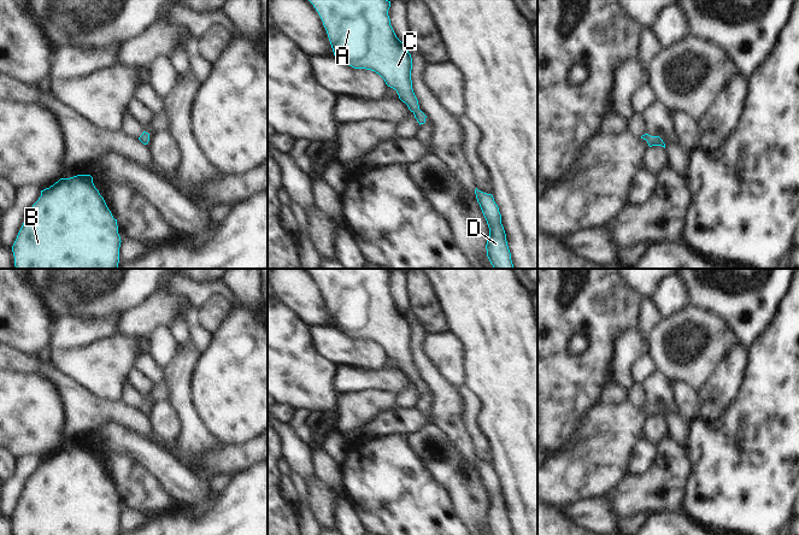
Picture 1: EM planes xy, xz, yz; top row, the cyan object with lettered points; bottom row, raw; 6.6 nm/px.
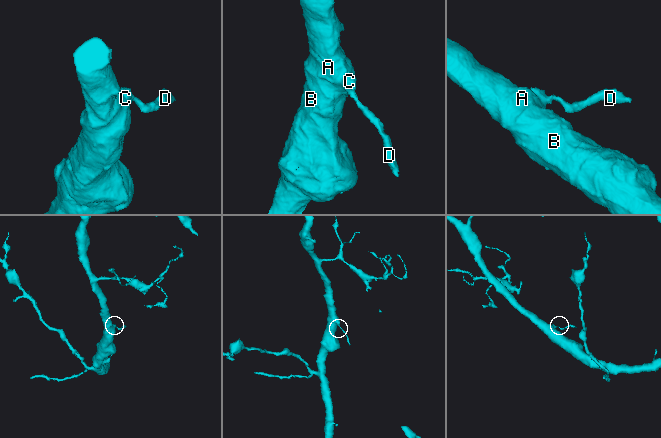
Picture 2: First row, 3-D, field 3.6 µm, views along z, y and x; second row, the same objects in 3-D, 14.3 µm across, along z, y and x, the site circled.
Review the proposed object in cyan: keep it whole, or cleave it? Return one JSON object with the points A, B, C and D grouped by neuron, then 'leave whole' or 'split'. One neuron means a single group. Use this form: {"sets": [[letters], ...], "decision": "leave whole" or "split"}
{"sets": [["A", "B", "C", "D"]], "decision": "leave whole"}

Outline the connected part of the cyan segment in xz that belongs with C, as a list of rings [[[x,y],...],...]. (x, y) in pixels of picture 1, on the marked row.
[[[309,0],[318,12],[327,30],[334,55],[354,69],[366,69],[378,74],[386,84],[396,90],[421,124],[427,116],[419,110],[418,100],[412,89],[412,58],[407,45],[395,35],[388,10],[388,0]]]

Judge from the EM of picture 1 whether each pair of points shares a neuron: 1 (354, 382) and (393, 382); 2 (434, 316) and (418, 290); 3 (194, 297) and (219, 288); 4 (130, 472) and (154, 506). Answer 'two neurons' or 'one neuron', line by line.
1: one neuron
2: one neuron
3: one neuron
4: one neuron

